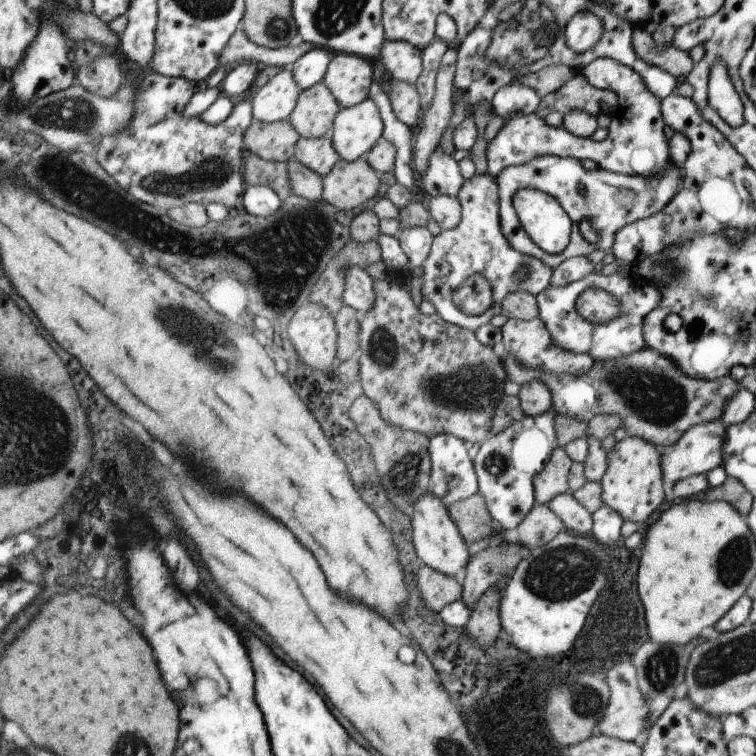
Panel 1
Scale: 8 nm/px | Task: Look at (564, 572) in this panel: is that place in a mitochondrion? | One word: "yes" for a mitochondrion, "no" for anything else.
yes

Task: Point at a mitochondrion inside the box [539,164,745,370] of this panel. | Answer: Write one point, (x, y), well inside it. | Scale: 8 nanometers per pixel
(690, 332)

